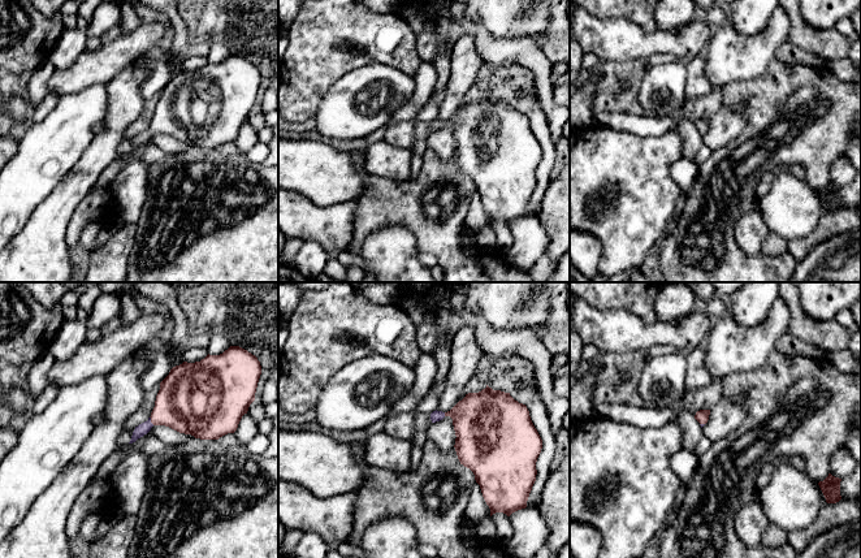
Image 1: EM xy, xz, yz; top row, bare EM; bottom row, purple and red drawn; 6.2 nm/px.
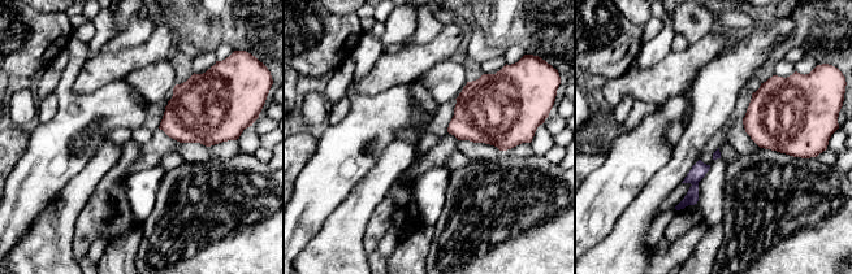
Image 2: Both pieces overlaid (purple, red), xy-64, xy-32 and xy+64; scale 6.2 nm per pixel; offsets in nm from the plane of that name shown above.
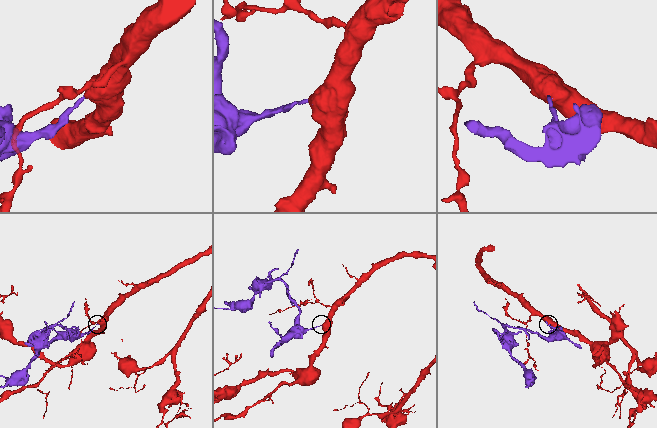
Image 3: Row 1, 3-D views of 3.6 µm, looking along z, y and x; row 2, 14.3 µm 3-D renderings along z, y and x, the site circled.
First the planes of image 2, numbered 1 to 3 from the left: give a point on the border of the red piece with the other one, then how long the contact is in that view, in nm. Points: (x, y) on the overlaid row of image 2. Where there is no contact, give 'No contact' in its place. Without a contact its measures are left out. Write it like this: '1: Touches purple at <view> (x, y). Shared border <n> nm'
1: No contact
2: No contact
3: No contact

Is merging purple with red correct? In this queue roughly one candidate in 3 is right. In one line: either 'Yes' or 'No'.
Yes

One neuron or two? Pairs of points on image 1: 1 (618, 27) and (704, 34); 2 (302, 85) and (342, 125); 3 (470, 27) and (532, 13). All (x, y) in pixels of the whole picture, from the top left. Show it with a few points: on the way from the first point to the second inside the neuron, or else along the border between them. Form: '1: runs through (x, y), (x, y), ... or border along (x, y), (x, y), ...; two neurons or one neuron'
1: runs through (639, 40), (683, 40); one neuron
2: border along (338, 78), (323, 98), (314, 116); two neurons
3: runs through (484, 13), (516, 13); one neuron

